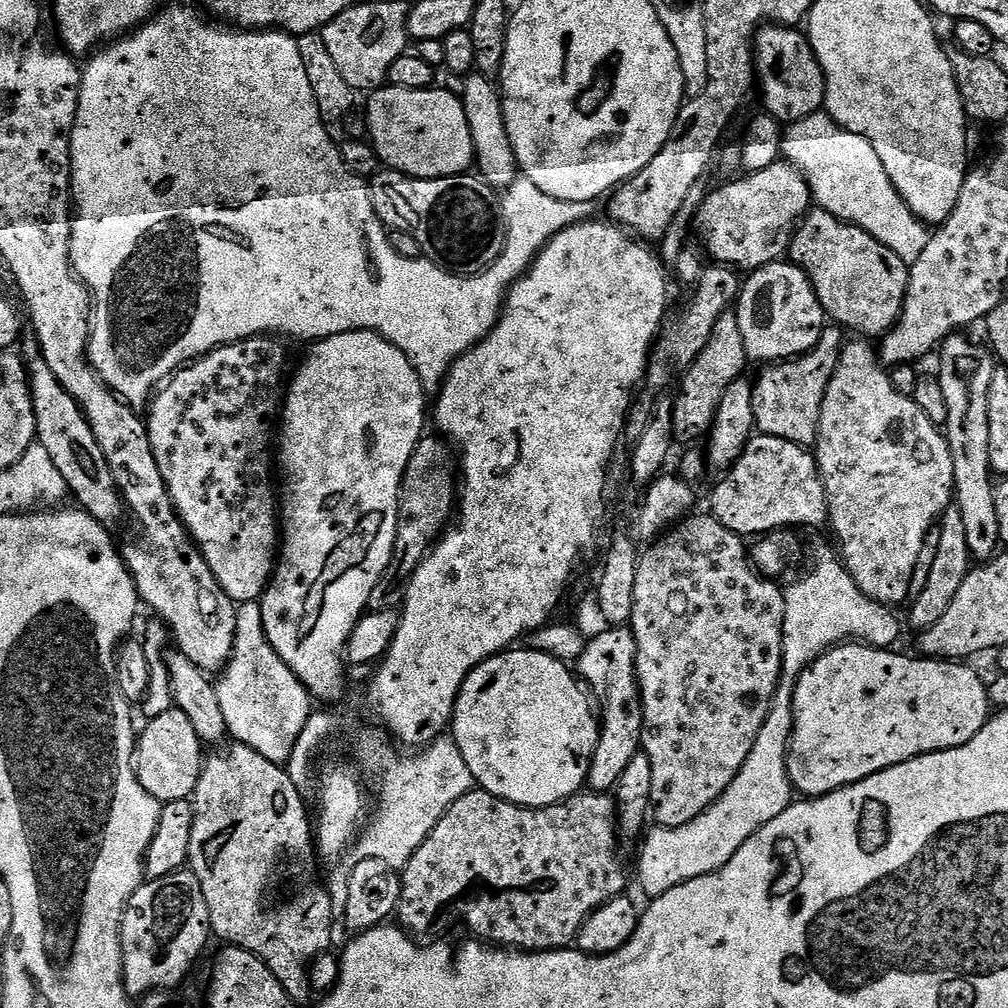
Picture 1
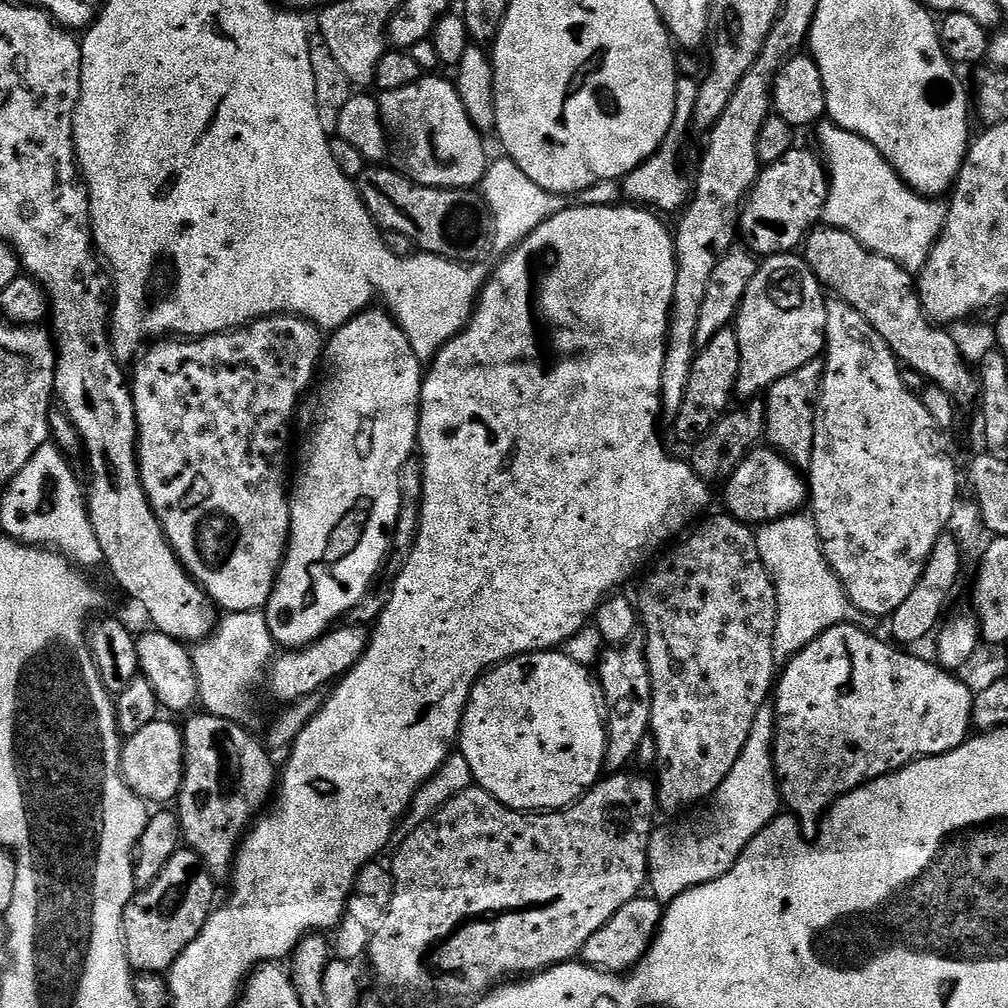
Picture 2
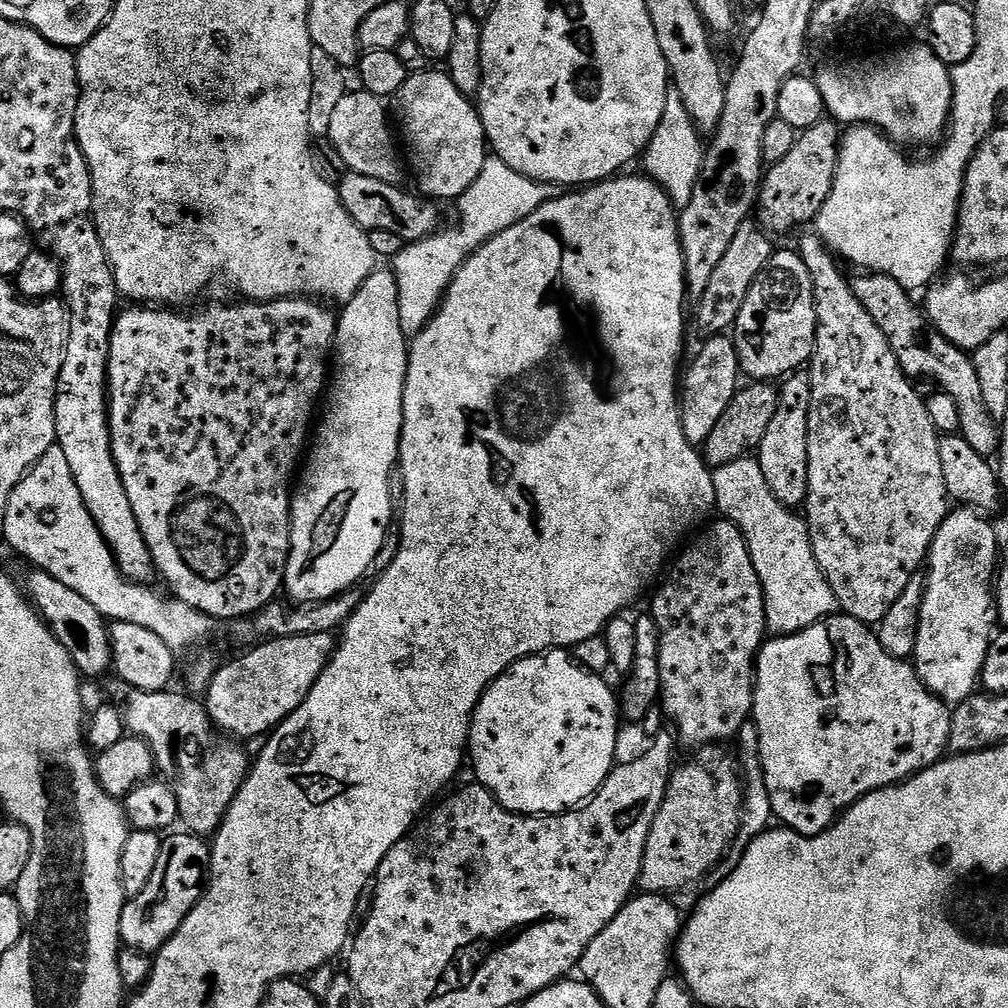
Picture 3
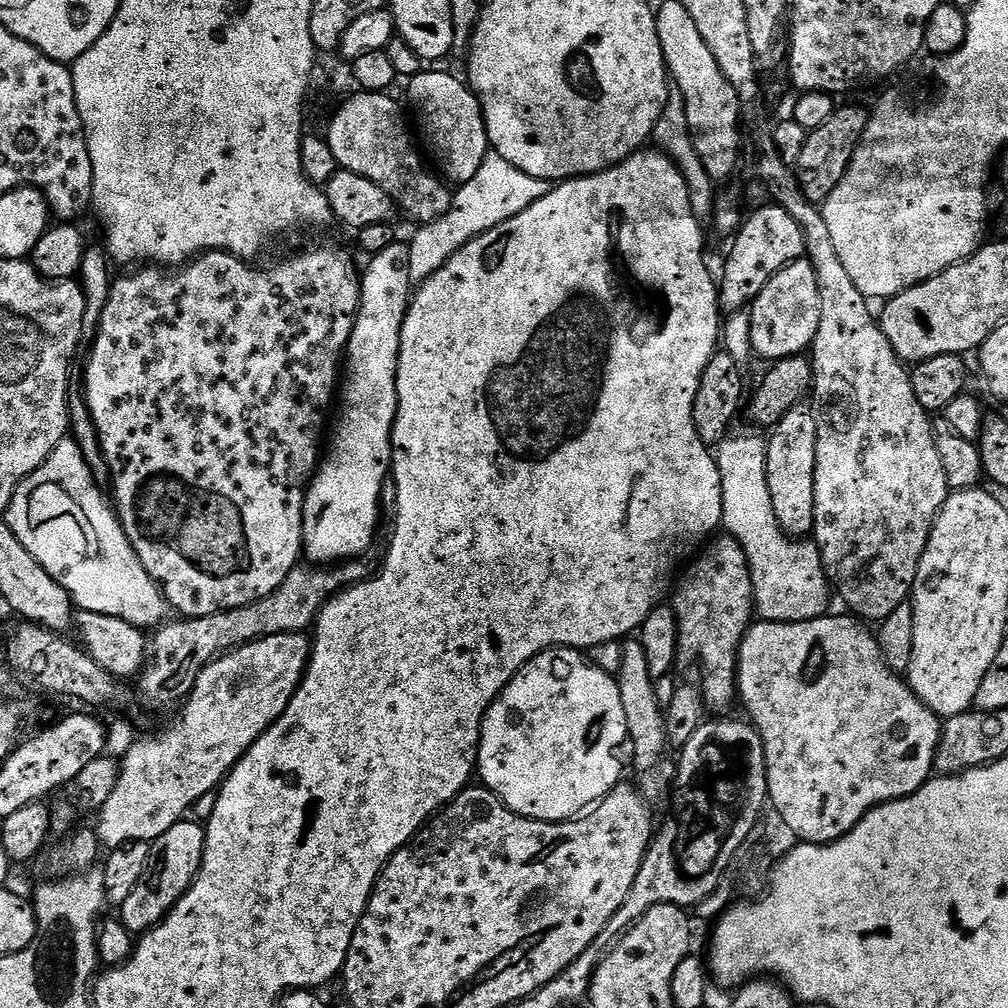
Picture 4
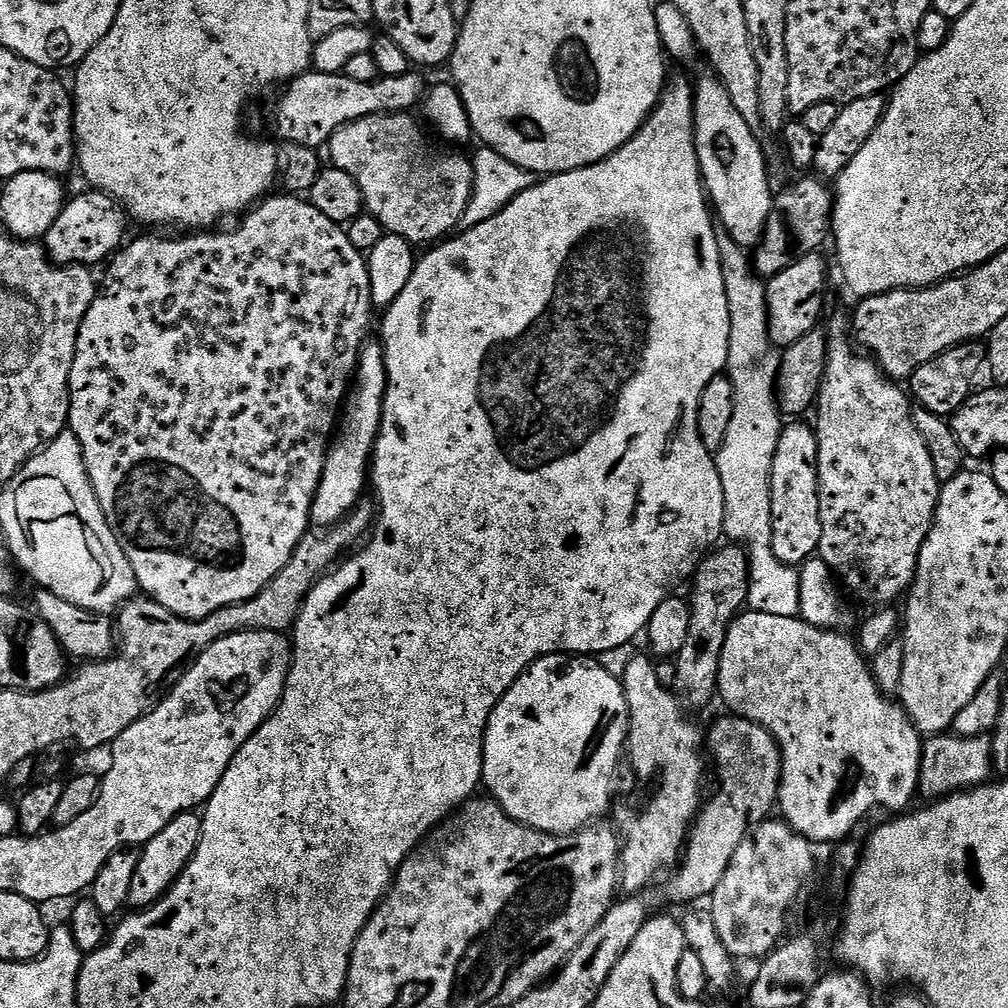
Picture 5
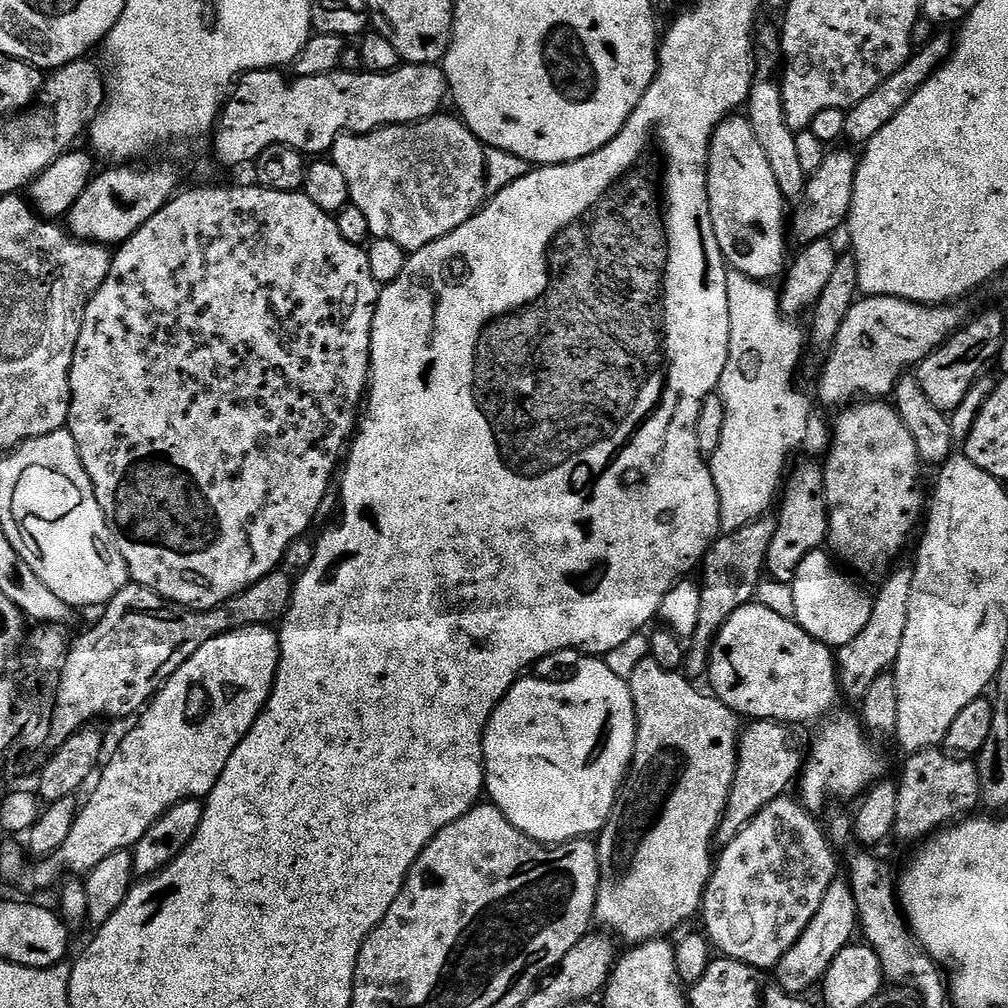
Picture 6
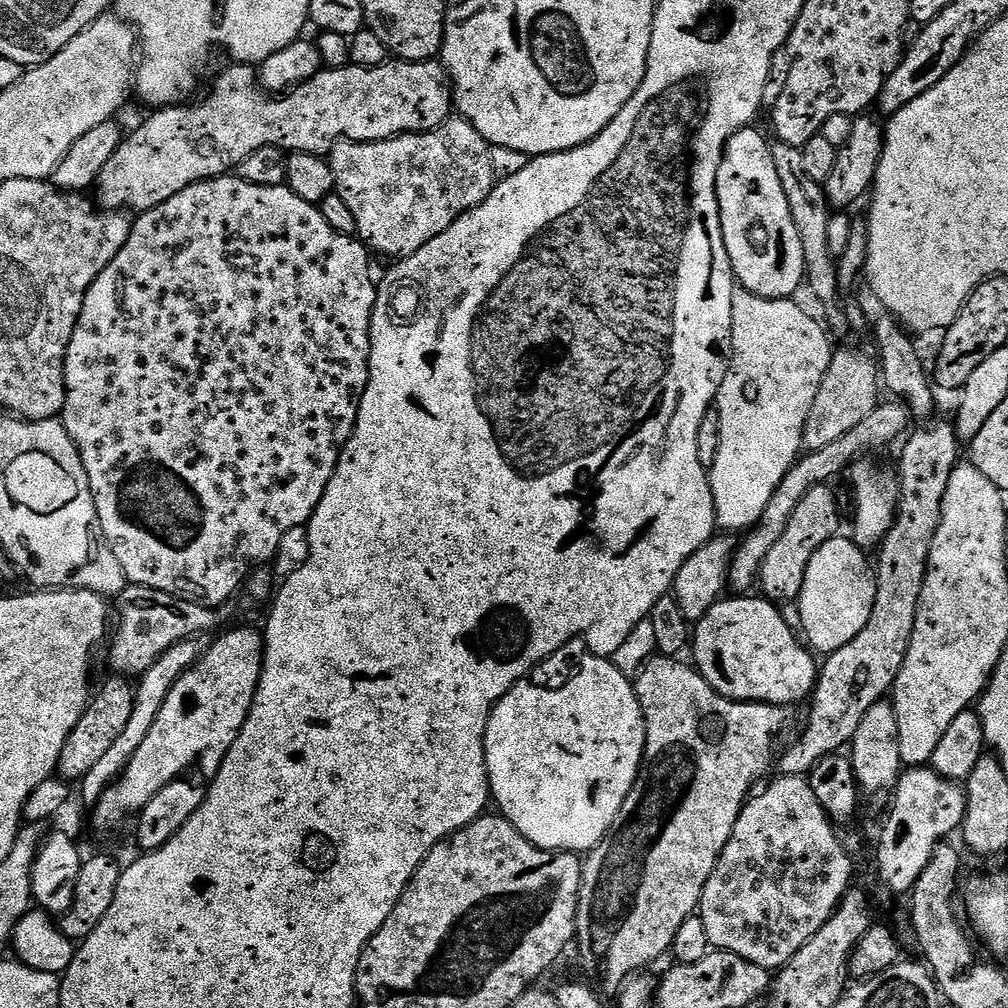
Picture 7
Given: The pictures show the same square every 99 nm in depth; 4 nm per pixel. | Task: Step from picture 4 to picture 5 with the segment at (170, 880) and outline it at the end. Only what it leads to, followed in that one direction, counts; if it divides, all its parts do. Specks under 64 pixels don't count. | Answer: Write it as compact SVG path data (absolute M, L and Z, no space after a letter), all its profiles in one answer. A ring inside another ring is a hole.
M199 811L183 812L178 814L178 818L166 822L165 828L158 830L158 834L154 834L154 838L150 838L150 842L146 842L140 848L138 870L134 870L134 882L130 885L128 908L139 910L159 902L172 889L176 879L194 858L201 838L202 816Z

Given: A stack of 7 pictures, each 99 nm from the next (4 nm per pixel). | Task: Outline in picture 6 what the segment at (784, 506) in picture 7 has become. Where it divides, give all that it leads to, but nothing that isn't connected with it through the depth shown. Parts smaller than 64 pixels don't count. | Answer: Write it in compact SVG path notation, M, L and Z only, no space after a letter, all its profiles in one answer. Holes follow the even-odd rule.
M765 514L754 518L746 526L733 532L724 532L717 536L710 546L698 569L700 601L698 602L698 630L694 630L692 639L687 641L683 671L689 677L703 677L708 670L708 658L712 655L712 644L722 630L726 618L742 606L753 603L760 581L766 576L766 561L770 550L770 541L776 533L776 516Z

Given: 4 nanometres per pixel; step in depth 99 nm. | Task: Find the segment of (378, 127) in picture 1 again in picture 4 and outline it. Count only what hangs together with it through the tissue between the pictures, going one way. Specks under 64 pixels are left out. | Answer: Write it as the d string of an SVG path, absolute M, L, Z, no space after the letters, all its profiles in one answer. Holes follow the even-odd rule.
M422 70L409 79L408 100L416 116L423 147L438 162L441 175L459 186L474 178L490 151L484 116L477 98L465 81L446 72Z

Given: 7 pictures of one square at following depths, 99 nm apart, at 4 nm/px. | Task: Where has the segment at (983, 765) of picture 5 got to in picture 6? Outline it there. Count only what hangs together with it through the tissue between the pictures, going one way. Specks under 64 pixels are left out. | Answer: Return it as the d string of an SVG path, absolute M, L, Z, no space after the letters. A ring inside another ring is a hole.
M943 747L913 752L907 759L896 785L897 814L893 824L895 839L923 841L977 811L980 787L978 770L971 759L955 755Z

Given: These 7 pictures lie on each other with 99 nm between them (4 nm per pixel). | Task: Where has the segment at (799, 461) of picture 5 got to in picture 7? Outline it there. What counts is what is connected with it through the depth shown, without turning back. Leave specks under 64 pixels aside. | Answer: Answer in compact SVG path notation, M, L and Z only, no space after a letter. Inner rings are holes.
M819 484L806 493L806 498L802 498L802 502L794 506L794 514L790 514L790 522L782 533L782 538L778 538L778 543L770 549L770 554L766 554L760 564L759 591L777 605L799 601L810 558L814 558L822 542L830 542L830 538L834 538L841 531L840 504L830 489L828 484Z

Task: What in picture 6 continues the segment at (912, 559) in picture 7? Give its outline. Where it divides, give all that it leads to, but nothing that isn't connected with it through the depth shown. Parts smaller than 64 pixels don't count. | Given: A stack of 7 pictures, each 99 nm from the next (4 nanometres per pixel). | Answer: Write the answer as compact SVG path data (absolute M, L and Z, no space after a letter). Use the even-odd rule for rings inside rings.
M896 566L887 573L884 585L874 592L870 622L858 633L854 642L846 642L835 653L838 688L855 702L863 701L866 690L870 690L874 678L885 675L895 665L898 650L902 650L902 634L906 634L906 618L910 614L910 586L912 568ZM758 720L749 723L741 731L740 746L736 750L736 769L734 770L734 782L726 802L726 810L720 819L720 825L716 831L715 843L723 846L734 842L738 834L754 819L760 811L770 802L774 802L779 796L785 795L789 791L788 787L797 783L801 775L806 759L806 744L800 741L800 736L795 727L787 724L779 724L777 720Z

